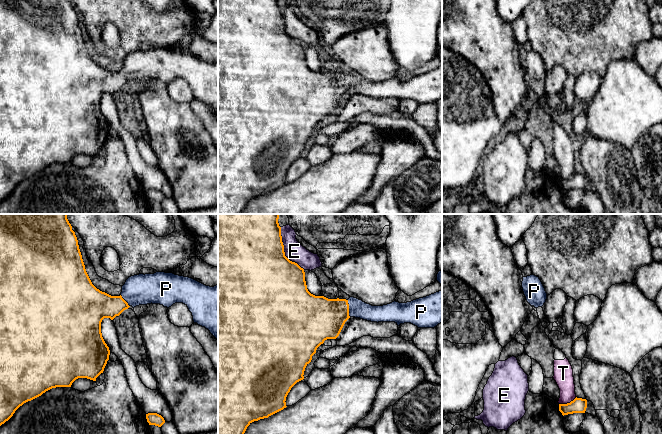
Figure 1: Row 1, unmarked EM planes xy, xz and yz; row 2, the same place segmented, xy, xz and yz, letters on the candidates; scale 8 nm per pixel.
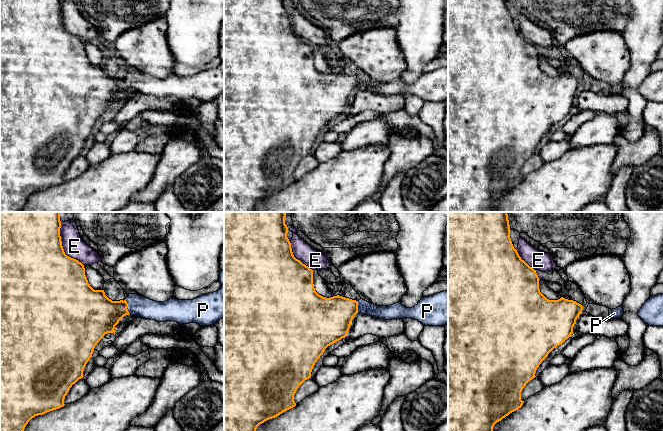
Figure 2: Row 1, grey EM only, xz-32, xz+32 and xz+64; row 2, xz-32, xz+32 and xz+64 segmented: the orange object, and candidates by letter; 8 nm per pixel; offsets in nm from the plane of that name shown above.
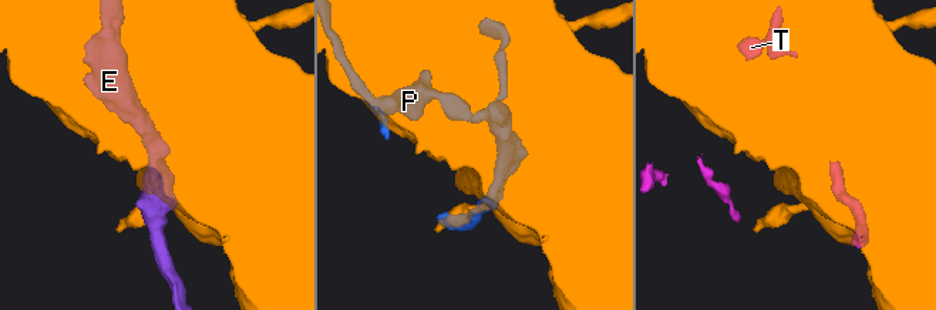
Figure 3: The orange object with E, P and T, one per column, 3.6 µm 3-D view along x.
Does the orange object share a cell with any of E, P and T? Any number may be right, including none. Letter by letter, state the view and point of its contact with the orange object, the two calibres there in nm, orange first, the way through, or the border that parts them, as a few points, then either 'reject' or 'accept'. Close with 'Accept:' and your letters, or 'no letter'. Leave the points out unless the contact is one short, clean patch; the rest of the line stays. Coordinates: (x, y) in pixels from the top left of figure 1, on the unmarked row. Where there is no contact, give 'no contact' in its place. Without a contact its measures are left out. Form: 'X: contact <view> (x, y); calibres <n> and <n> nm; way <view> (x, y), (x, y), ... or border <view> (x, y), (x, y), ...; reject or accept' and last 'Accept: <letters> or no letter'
E: contact xz (283, 27); calibres 500 and 160 nm; reject
P: contact xz (348, 84); calibres 360 and 140 nm; way xz (319, 94), (348, 84), (357, 84); accept
T: contact yz (567, 179); calibres 120 and 160 nm; reject
Accept: P

